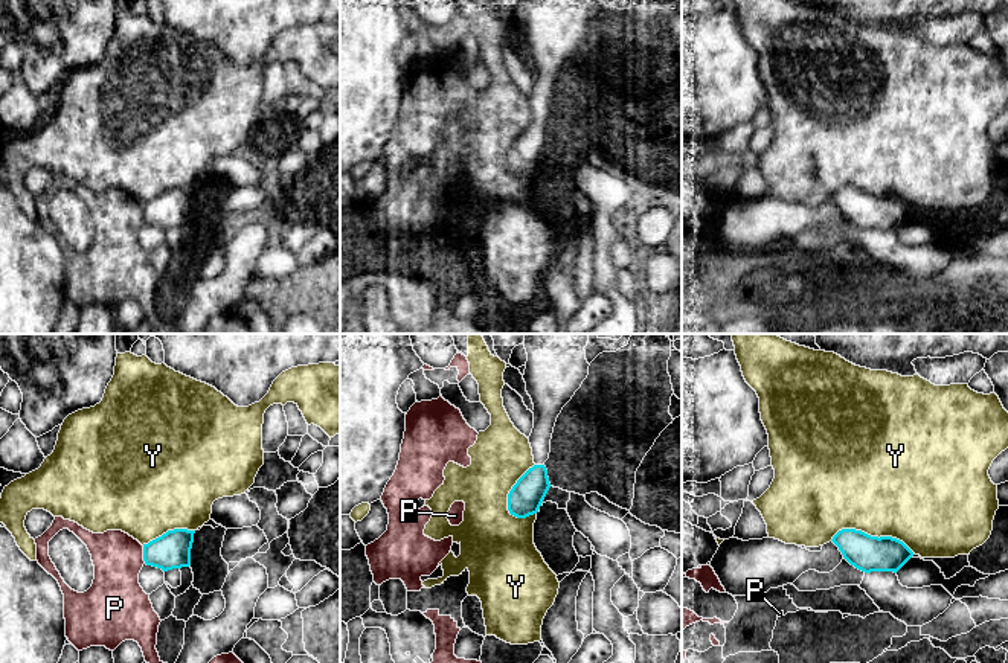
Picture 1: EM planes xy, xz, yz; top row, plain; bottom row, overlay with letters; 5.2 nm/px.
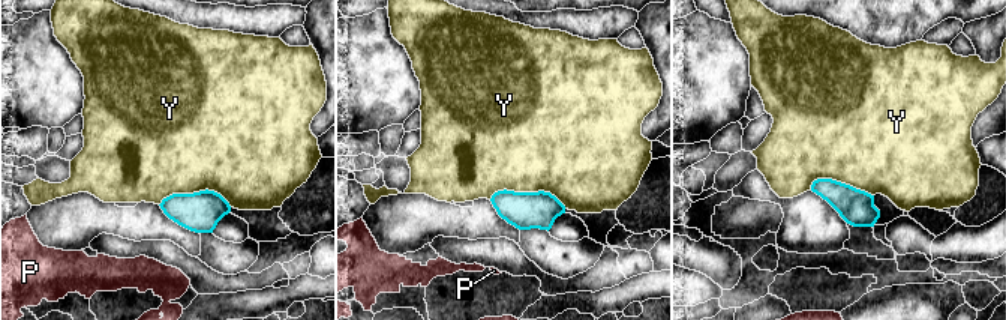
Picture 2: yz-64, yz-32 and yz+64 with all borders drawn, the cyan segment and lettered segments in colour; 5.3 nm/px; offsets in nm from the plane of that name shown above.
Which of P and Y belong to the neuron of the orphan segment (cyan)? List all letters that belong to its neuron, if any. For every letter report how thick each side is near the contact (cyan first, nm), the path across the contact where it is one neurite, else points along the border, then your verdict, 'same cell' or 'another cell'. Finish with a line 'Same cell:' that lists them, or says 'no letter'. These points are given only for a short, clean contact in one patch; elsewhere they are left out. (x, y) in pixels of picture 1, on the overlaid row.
P: 190 nm thick on the cyan side, 260 nm on the other; border along xy (142, 546), (142, 560), (145, 563); another cell
Y: 190 nm thick on the cyan side, 480 nm on the other; another cell
Same cell: no letter

